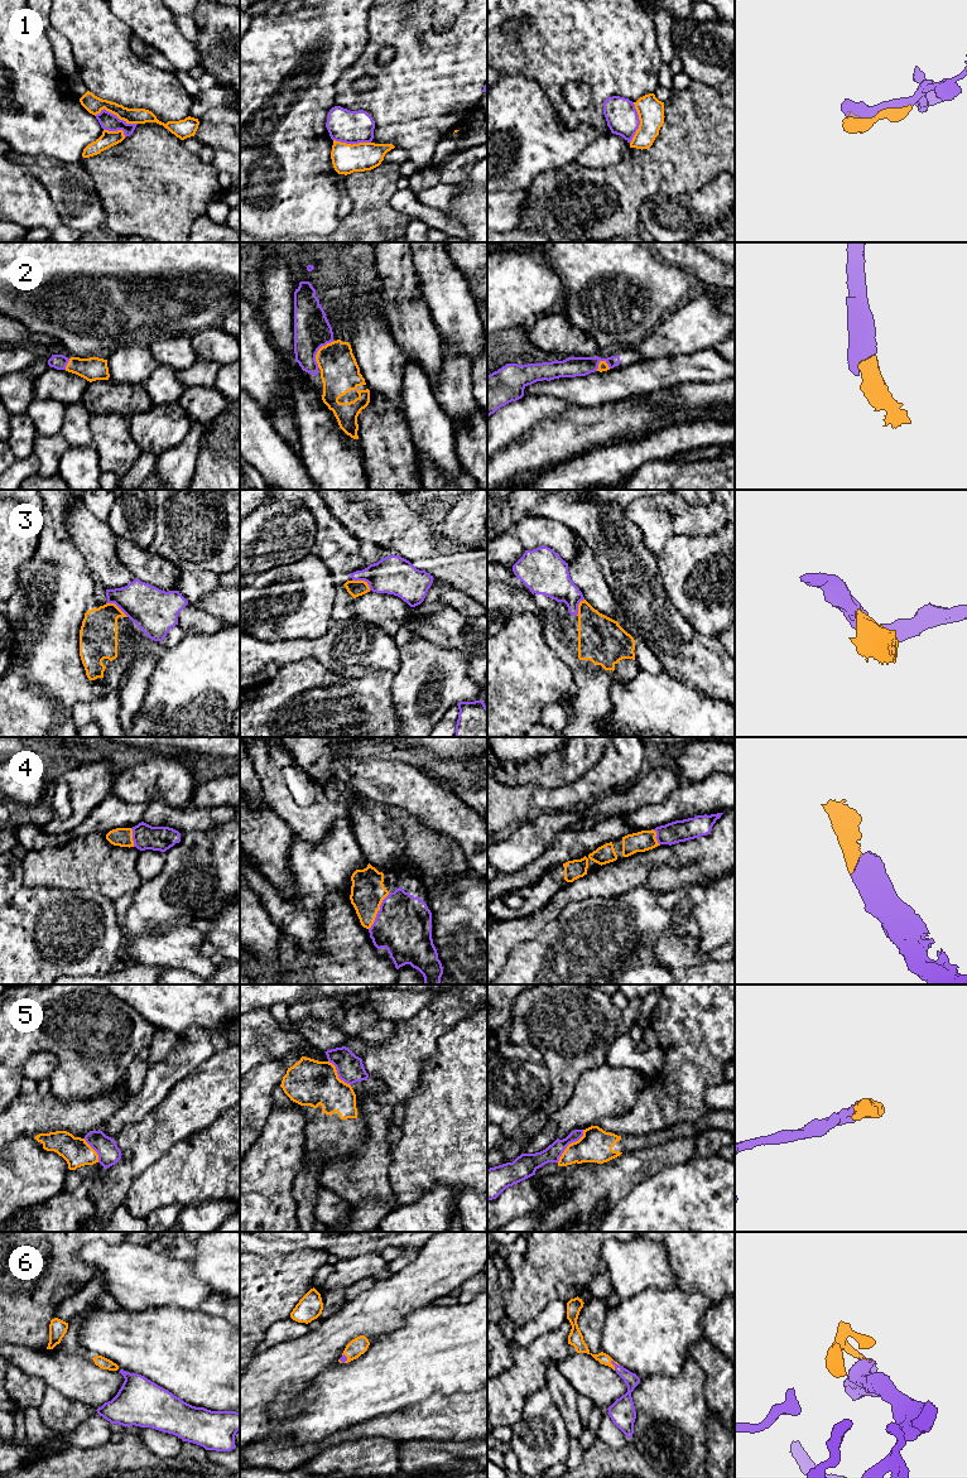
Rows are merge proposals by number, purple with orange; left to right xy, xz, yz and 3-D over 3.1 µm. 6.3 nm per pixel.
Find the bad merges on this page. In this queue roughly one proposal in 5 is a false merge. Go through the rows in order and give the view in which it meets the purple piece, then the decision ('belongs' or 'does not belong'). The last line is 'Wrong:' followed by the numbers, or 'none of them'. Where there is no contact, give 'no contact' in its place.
1: xy | does not belong
2: xz | belongs
3: xz | does not belong
4: xz | belongs
5: yz | does not belong
6: yz | belongs
Wrong: 1, 3, 5

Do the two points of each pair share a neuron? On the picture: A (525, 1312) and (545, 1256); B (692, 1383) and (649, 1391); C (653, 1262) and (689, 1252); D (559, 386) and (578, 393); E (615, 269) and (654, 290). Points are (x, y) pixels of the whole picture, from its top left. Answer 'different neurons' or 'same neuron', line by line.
A: same neuron
B: same neuron
C: different neurons
D: same neuron
E: same neuron

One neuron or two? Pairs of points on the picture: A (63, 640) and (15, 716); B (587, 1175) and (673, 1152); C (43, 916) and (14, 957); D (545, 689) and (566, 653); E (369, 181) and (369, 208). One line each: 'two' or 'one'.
A: one
B: one
C: one
D: two
E: one

